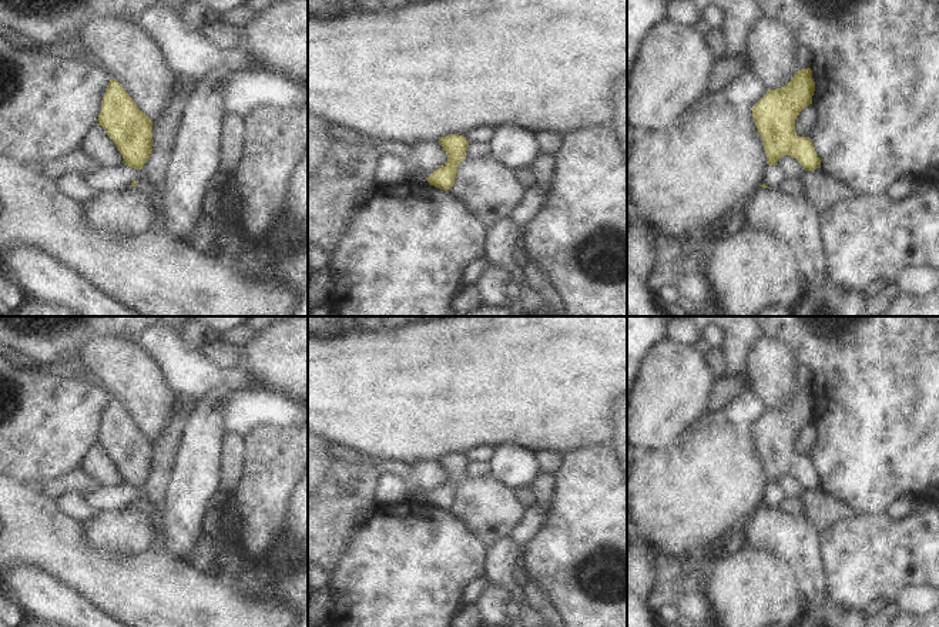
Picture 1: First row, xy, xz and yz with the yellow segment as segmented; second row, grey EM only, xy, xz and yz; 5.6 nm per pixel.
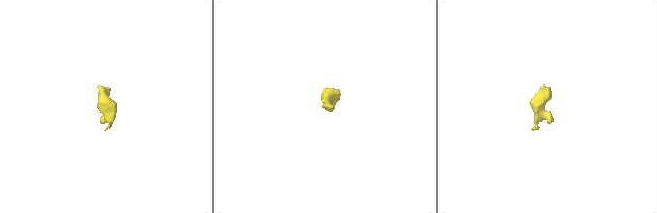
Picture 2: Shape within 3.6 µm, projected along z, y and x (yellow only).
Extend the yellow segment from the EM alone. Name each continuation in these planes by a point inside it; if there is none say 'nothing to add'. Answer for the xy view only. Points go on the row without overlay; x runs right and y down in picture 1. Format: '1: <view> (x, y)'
1: xy (126, 532)

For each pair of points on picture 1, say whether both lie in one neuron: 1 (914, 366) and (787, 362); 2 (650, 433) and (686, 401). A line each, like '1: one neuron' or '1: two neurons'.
1: two neurons
2: one neuron

